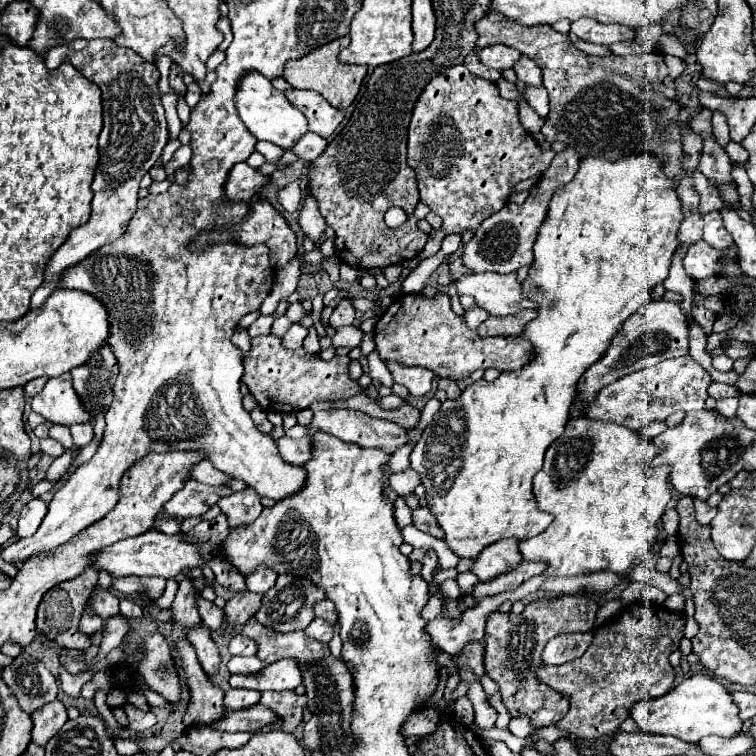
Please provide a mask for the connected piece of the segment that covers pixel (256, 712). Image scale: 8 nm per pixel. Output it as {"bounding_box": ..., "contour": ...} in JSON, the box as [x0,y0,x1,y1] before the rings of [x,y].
{"bounding_box":[210,703,274,731],"contour":[[[256,703],[254,707],[248,707],[246,711],[224,711],[220,719],[216,719],[210,727],[220,731],[256,731],[266,723],[274,721],[274,711],[268,707]]]}

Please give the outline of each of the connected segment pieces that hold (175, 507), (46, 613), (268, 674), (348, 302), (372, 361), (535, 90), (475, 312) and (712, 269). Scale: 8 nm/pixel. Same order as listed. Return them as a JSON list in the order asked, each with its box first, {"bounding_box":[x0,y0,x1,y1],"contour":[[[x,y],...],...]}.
[{"bounding_box":[164,479,230,519],"contour":[[[188,479],[180,491],[174,493],[174,497],[164,505],[164,515],[188,519],[204,515],[222,495],[228,495],[230,491],[226,487],[216,485],[202,485],[194,479]]]},{"bounding_box":[36,567,98,649],"contour":[[[86,567],[86,571],[82,571],[82,575],[78,575],[76,579],[70,579],[66,583],[60,583],[58,587],[50,589],[44,595],[42,603],[38,605],[38,617],[36,617],[38,633],[46,635],[50,641],[60,645],[62,649],[88,649],[90,637],[82,637],[78,633],[78,623],[80,623],[80,617],[84,611],[84,603],[88,601],[96,583],[98,583],[98,571],[94,571],[94,567]]]},{"bounding_box":[230,659,302,691],"contour":[[[280,659],[276,663],[266,665],[264,671],[260,673],[232,675],[230,685],[244,687],[244,689],[256,689],[256,691],[296,689],[302,685],[302,671],[296,659]]]},{"bounding_box":[330,297,356,327],"contour":[[[344,297],[338,301],[338,305],[334,307],[334,313],[330,317],[330,325],[332,327],[344,327],[344,325],[352,325],[356,317],[356,309],[352,305],[352,297]]]},{"bounding_box":[368,351,394,387],"contour":[[[372,351],[372,353],[368,355],[368,365],[370,365],[370,377],[378,379],[378,381],[380,381],[382,385],[386,385],[386,387],[392,387],[392,385],[394,385],[394,379],[392,379],[386,363],[380,359],[380,355],[378,355],[376,351]]]},{"bounding_box":[524,87,548,119],"contour":[[[526,87],[524,97],[542,119],[548,115],[548,91],[544,87]]]},{"bounding_box":[466,307,488,329],"contour":[[[480,307],[466,311],[466,323],[468,323],[470,329],[478,329],[478,325],[480,325],[486,317],[488,317],[488,313],[486,313],[484,309],[480,309]]]},{"bounding_box":[684,241,726,279],"contour":[[[698,241],[694,247],[690,247],[686,251],[684,257],[684,269],[692,279],[704,279],[704,277],[712,277],[716,275],[718,269],[718,261],[722,259],[726,251],[718,251],[714,247],[710,247],[706,241]]]}]

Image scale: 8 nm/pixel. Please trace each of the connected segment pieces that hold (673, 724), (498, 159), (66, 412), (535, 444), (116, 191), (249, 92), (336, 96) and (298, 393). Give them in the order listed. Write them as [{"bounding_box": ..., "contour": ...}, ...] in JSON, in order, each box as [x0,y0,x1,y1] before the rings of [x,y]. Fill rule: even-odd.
[{"bounding_box":[630,673,742,743],"contour":[[[694,673],[692,677],[684,679],[678,687],[668,691],[662,697],[640,701],[632,707],[630,717],[640,725],[646,733],[656,735],[674,735],[682,741],[696,743],[706,735],[718,735],[718,737],[734,737],[742,731],[742,719],[740,709],[732,701],[732,693],[704,673]]]},{"bounding_box":[408,65,554,259],"contour":[[[456,65],[432,79],[416,101],[408,127],[408,165],[416,171],[420,201],[442,217],[442,231],[432,231],[420,259],[428,259],[440,251],[444,235],[476,231],[484,219],[498,213],[506,205],[506,197],[518,181],[542,175],[554,159],[554,151],[542,151],[534,137],[518,119],[518,103],[500,97],[494,81],[472,75],[464,65]]]},{"bounding_box":[32,373,90,427],"contour":[[[70,373],[48,379],[44,389],[34,395],[32,411],[52,423],[68,427],[74,423],[86,423],[86,419],[90,419],[90,413],[82,407],[76,391],[72,389]]]},{"bounding_box":[410,153,682,557],"contour":[[[642,153],[642,155],[626,157],[626,159],[620,159],[620,161],[608,161],[608,159],[602,159],[602,157],[582,159],[574,179],[554,195],[554,199],[550,203],[550,209],[548,209],[546,223],[542,225],[538,241],[534,245],[534,265],[530,269],[530,275],[522,281],[524,297],[538,303],[538,317],[532,319],[524,327],[524,333],[520,335],[522,339],[528,339],[532,343],[534,359],[518,371],[500,373],[500,377],[494,379],[494,381],[486,381],[486,379],[474,381],[472,385],[468,385],[462,391],[462,395],[458,399],[446,399],[442,403],[440,411],[434,415],[434,421],[424,429],[420,441],[416,443],[414,451],[410,453],[410,467],[414,471],[418,471],[420,477],[422,477],[422,485],[426,487],[426,501],[430,505],[430,511],[436,515],[438,525],[444,529],[444,533],[446,533],[444,539],[446,539],[448,547],[458,557],[478,557],[484,547],[488,547],[488,545],[492,545],[492,543],[496,543],[498,539],[504,539],[504,537],[516,537],[520,541],[528,539],[528,537],[534,537],[534,535],[542,533],[552,523],[552,515],[540,511],[538,505],[536,505],[536,499],[534,499],[534,493],[532,493],[532,477],[542,467],[542,459],[544,459],[544,453],[550,447],[550,443],[554,443],[564,433],[564,427],[566,427],[568,417],[570,417],[570,407],[574,403],[574,387],[576,387],[578,379],[582,377],[582,371],[586,371],[586,367],[592,367],[594,363],[598,363],[598,359],[604,355],[606,347],[610,347],[610,339],[614,337],[614,333],[618,333],[618,327],[622,327],[622,323],[630,315],[638,313],[650,301],[652,287],[662,283],[668,277],[672,257],[678,249],[676,233],[678,233],[680,221],[682,221],[682,207],[680,207],[676,189],[672,187],[672,183],[668,183],[668,179],[662,173],[662,163],[652,153]]]},{"bounding_box":[44,39,168,281],"contour":[[[74,39],[70,43],[52,47],[44,55],[48,69],[56,69],[64,61],[74,65],[86,79],[102,89],[104,129],[100,133],[100,163],[92,183],[92,215],[88,223],[74,229],[70,239],[50,257],[44,269],[44,281],[62,279],[62,271],[66,271],[66,267],[78,265],[82,259],[86,259],[86,255],[92,255],[106,243],[122,237],[136,211],[140,179],[158,161],[164,145],[168,143],[166,117],[158,93],[160,73],[154,63],[148,63],[138,53],[118,47],[106,39]]]},{"bounding_box":[234,71,308,149],"contour":[[[248,71],[242,75],[242,79],[238,79],[238,93],[234,95],[234,103],[248,131],[260,141],[270,141],[282,149],[290,149],[308,131],[306,117],[284,97],[282,91],[274,89],[260,71]]]},{"bounding_box":[284,37,368,109],"contour":[[[342,37],[342,39],[334,39],[322,47],[316,47],[314,51],[306,53],[302,59],[292,59],[290,63],[286,63],[286,71],[284,71],[284,79],[296,87],[296,89],[312,89],[318,91],[328,103],[332,103],[336,109],[348,109],[350,103],[356,99],[362,79],[366,77],[368,67],[356,67],[356,65],[344,65],[338,61],[338,51],[342,47],[346,47],[350,43],[350,37]]]},{"bounding_box":[242,335,364,413],"contour":[[[264,335],[252,339],[252,351],[244,357],[244,377],[242,383],[248,385],[254,399],[266,399],[268,411],[292,413],[310,407],[314,401],[338,401],[348,399],[360,391],[364,391],[354,379],[348,375],[350,357],[334,357],[332,361],[324,361],[320,357],[312,357],[302,347],[300,349],[284,349],[280,345],[280,337]]]}]

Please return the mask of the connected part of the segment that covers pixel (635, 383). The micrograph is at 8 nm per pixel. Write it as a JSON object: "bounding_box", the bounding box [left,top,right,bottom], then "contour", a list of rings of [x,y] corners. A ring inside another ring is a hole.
{"bounding_box":[586,355,712,431],"contour":[[[690,355],[678,359],[666,359],[652,369],[634,371],[610,385],[606,385],[594,403],[590,403],[590,411],[586,415],[598,421],[610,421],[618,425],[626,425],[632,431],[646,427],[652,421],[664,421],[668,415],[676,411],[700,411],[704,409],[704,401],[708,399],[708,383],[712,383],[710,373],[696,363]]]}

